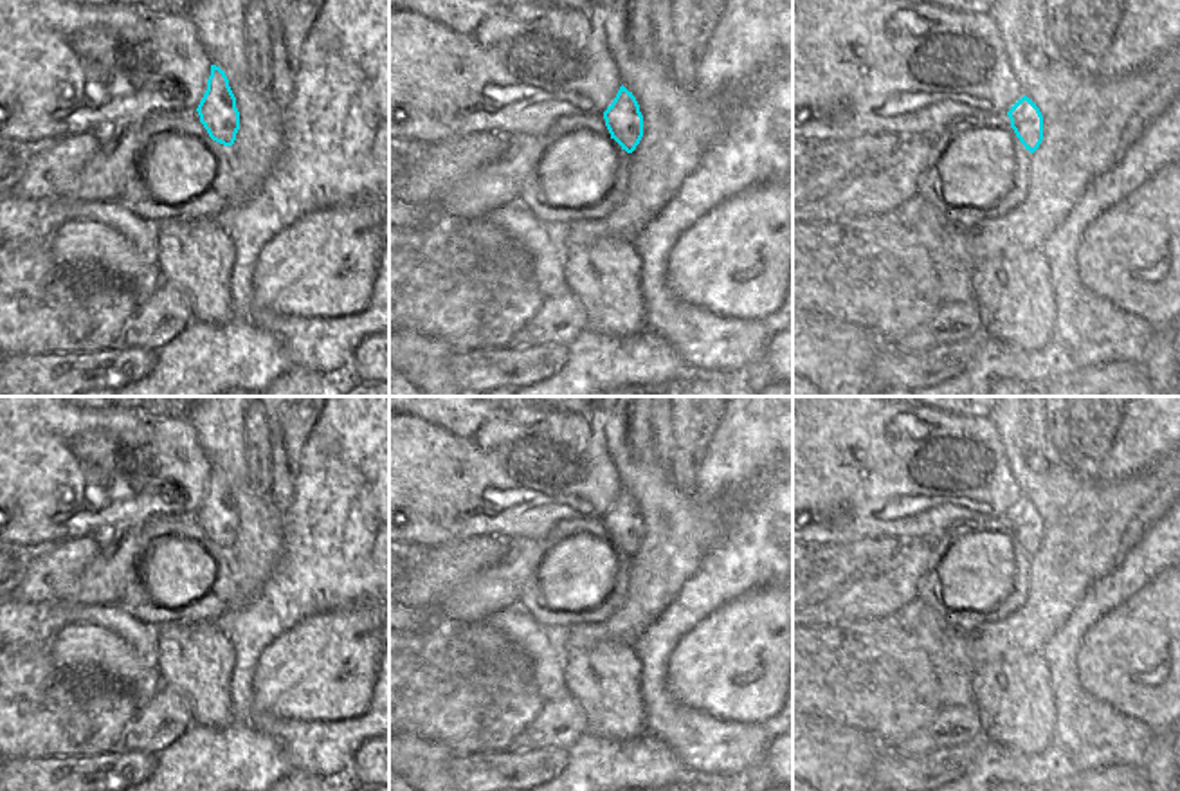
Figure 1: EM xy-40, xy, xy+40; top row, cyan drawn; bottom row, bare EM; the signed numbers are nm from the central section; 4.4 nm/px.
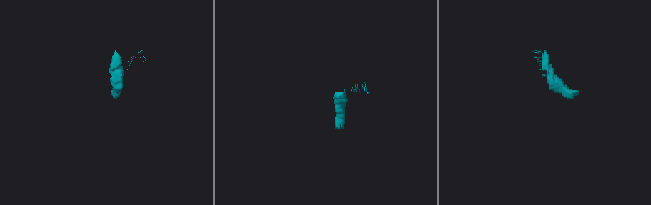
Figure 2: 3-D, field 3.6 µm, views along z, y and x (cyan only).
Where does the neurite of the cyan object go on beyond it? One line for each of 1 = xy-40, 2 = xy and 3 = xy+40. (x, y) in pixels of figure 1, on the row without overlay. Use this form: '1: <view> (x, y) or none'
1: none
2: none
3: none

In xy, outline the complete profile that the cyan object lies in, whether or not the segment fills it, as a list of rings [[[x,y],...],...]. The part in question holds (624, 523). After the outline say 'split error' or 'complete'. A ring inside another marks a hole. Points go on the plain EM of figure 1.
[[[620,490],[614,505],[604,515],[605,530],[622,553],[632,557],[643,541],[643,519],[632,496]]]; complete

